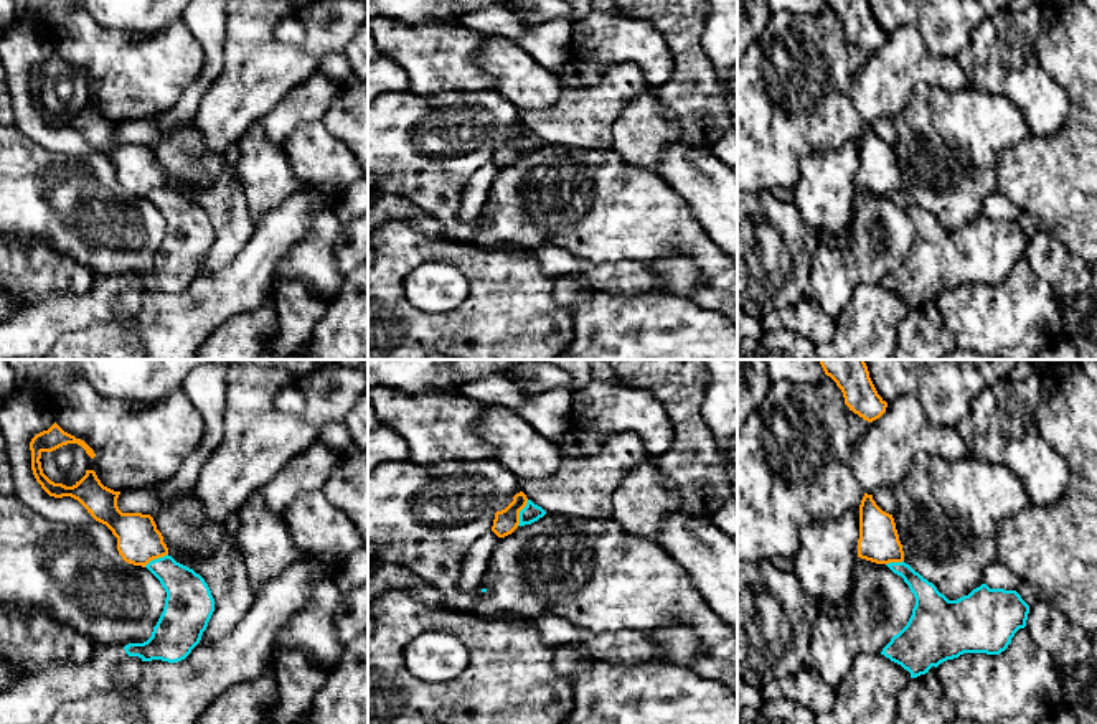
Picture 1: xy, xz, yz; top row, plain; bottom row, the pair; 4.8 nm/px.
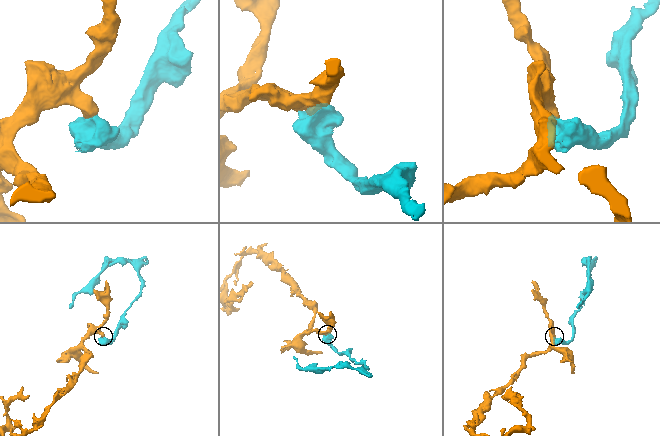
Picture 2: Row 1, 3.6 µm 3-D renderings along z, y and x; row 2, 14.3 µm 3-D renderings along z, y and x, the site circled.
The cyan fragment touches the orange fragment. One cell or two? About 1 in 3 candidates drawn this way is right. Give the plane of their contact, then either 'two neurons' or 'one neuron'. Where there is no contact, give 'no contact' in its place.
xz | two neurons

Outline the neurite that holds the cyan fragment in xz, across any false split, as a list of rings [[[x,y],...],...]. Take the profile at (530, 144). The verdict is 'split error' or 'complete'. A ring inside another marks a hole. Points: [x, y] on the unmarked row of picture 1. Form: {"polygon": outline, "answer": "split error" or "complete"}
{"polygon": [[[528,130],[526,137],[520,142],[520,155],[518,157],[525,157],[525,155],[531,155],[534,152],[538,152],[539,148],[543,148],[546,145],[546,142],[534,135],[531,130]]], "answer": "complete"}

